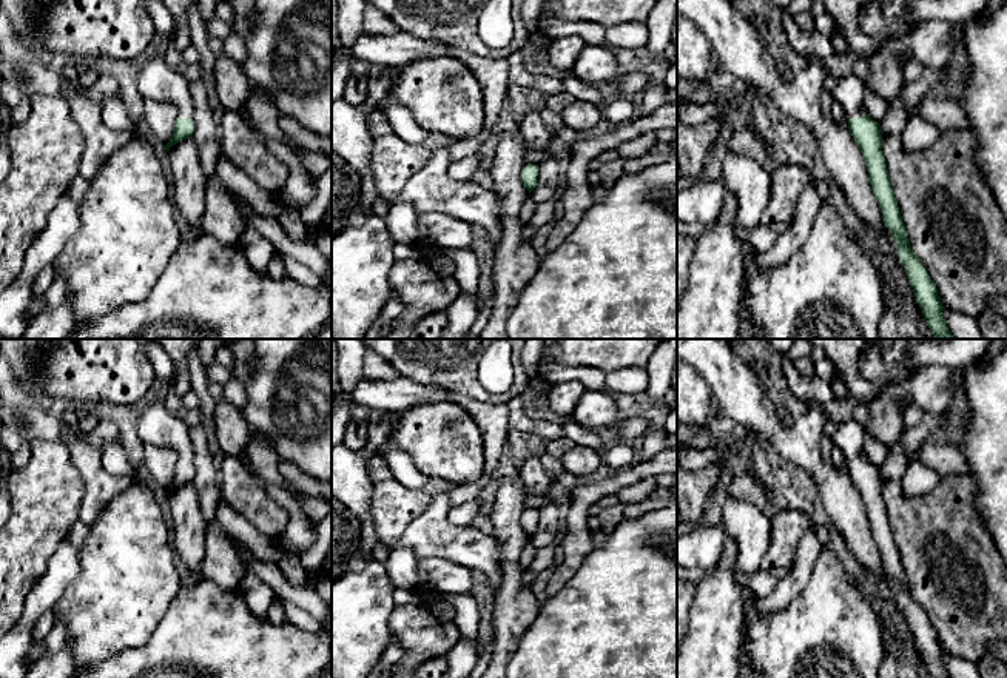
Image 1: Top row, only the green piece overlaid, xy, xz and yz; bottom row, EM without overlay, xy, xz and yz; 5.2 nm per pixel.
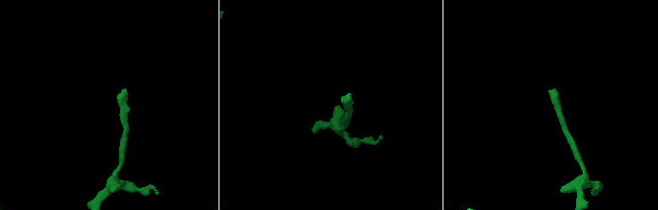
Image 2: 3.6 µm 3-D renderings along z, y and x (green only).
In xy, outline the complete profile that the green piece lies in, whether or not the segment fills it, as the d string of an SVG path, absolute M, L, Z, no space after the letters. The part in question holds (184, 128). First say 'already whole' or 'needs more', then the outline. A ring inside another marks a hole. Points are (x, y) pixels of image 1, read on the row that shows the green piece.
needs more | M156 55L137 69L137 92L140 100L154 99L170 102L177 108L173 136L170 142L163 145L165 153L173 145L193 136L190 82L170 68L163 57Z

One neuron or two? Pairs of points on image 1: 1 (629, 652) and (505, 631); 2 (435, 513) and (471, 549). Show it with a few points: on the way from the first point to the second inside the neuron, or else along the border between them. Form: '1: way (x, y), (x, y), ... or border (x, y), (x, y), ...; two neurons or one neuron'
1: border (542, 606), (508, 661); two neurons
2: way (441, 523), (461, 543); one neuron

